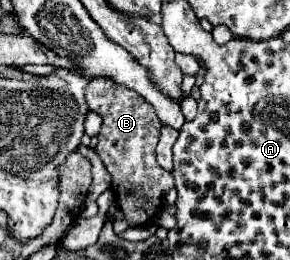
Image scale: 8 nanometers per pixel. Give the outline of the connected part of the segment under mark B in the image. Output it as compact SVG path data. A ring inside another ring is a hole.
M96 77L88 83L86 101L88 107L104 119L96 153L114 179L112 191L116 195L116 203L130 227L140 227L154 217L164 195L174 187L172 173L164 171L156 163L156 145L162 125L158 123L154 109L138 93L110 81L108 77Z

